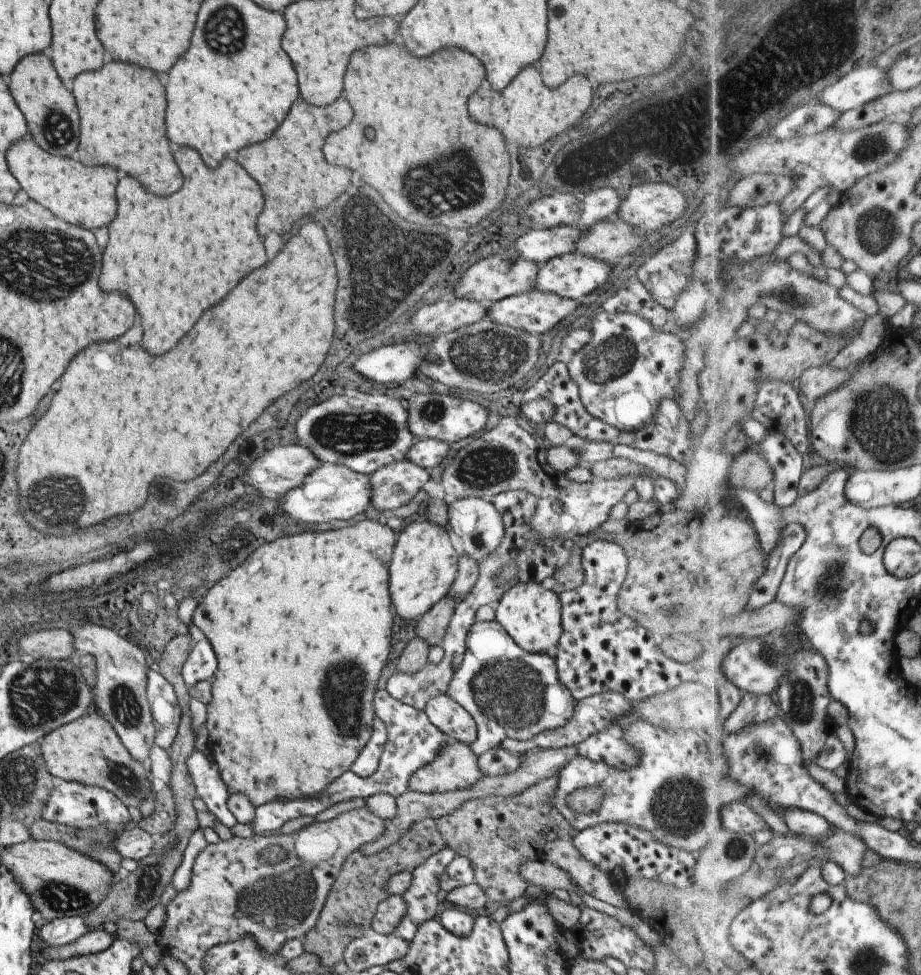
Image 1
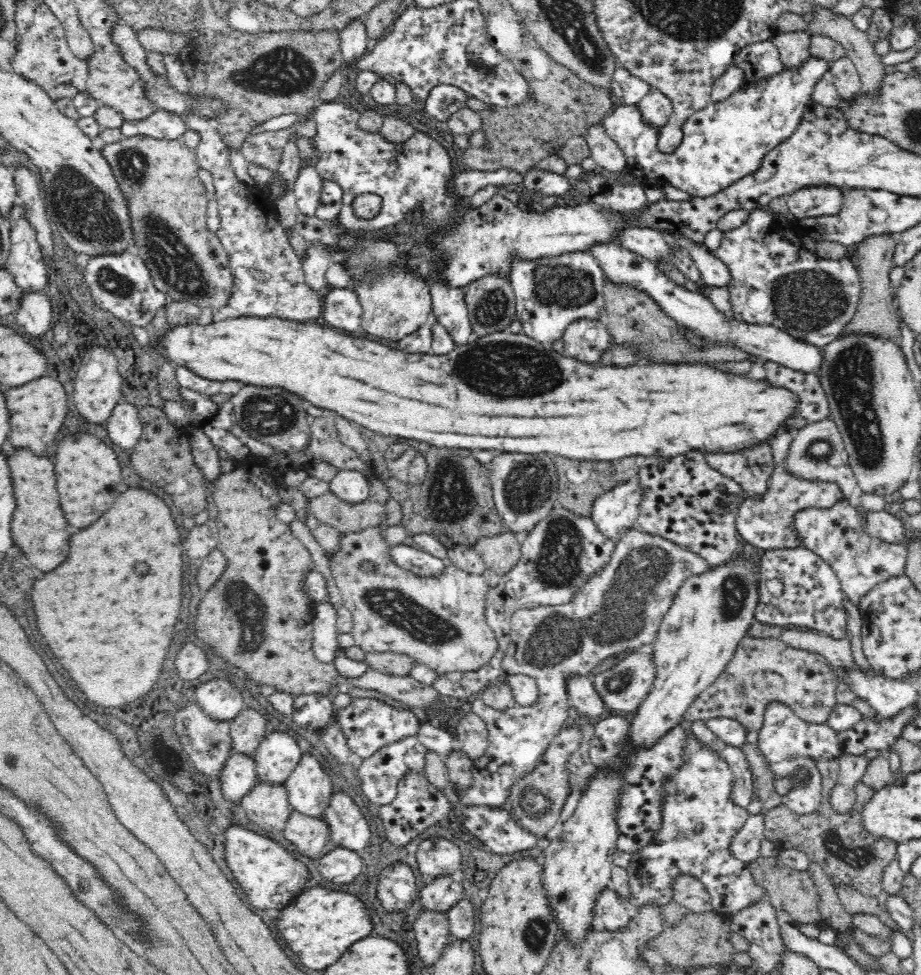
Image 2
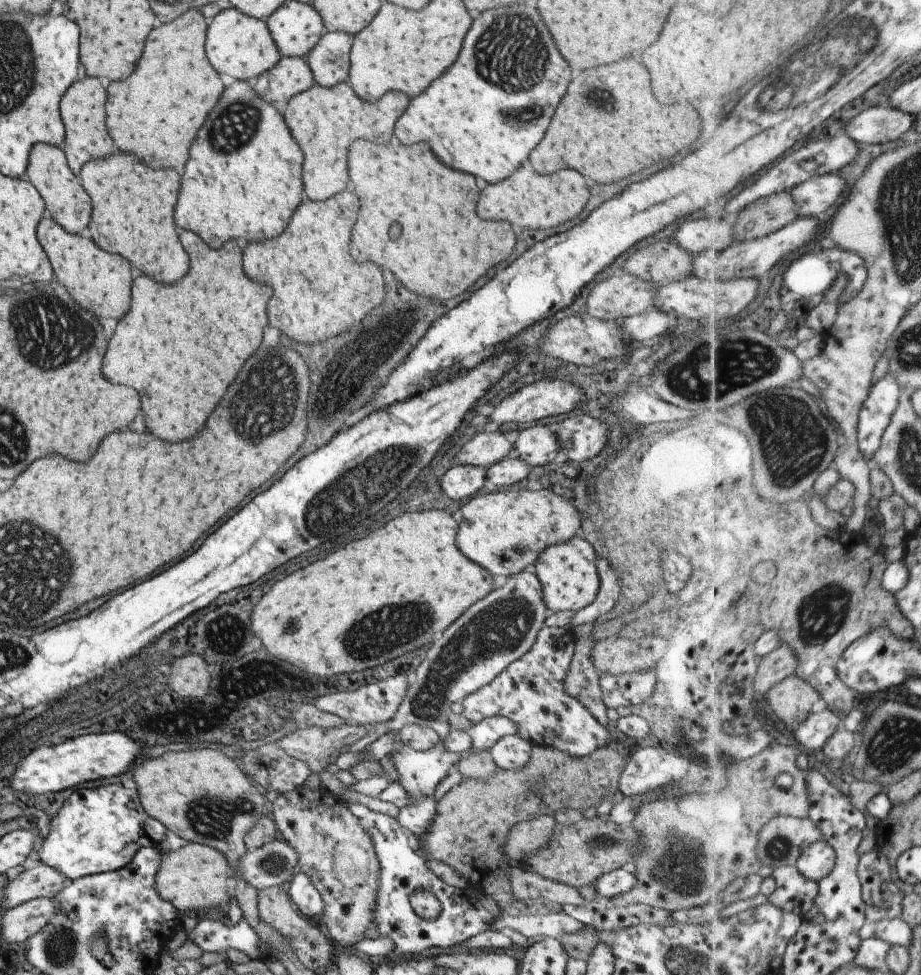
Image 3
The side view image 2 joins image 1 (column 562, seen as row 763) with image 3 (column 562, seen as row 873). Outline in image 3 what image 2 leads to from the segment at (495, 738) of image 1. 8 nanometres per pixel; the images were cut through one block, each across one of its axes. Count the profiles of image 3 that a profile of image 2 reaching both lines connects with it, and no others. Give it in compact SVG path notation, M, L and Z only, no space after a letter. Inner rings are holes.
M545 626L524 656L509 664L488 686L466 695L461 702L463 715L473 724L488 717L504 716L516 724L517 736L533 746L552 747L576 758L584 758L602 746L620 749L622 744L618 739L613 740L612 732L564 690L575 641L569 629Z

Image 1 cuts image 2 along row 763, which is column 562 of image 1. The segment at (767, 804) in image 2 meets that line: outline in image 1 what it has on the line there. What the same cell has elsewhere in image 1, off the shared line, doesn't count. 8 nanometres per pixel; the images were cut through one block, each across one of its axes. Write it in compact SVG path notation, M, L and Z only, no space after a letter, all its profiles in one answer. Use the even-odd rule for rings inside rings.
M569 746L561 749L540 749L533 752L529 752L522 758L522 764L518 770L506 774L506 776L485 776L480 777L480 780L468 788L462 788L462 790L452 790L452 792L436 792L436 793L421 793L406 791L404 794L398 795L396 798L397 813L394 818L390 820L384 820L386 830L383 834L374 838L372 842L366 842L359 848L359 853L364 857L374 856L386 850L388 846L398 842L402 834L408 832L410 827L419 820L425 818L431 818L437 821L442 816L452 814L458 807L468 800L474 800L475 798L484 798L485 796L497 796L508 797L516 796L520 792L524 792L526 788L530 788L532 784L540 782L542 779L547 779L553 776L558 776L558 773L570 762L570 759L576 758L578 755L577 746Z

